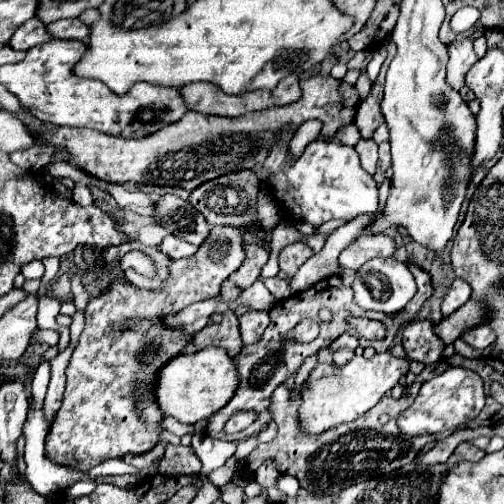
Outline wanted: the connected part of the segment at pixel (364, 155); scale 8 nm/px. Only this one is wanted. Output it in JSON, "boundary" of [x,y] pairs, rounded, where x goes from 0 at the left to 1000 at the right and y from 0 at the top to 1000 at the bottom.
{"boundary":[[[712,278],[704,298],[712,306],[716,329],[732,345],[744,345],[744,337],[748,337],[748,286],[744,286],[744,278]]]}

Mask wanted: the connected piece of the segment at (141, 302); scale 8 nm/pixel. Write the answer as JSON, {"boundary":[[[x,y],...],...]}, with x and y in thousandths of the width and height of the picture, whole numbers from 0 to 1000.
{"boundary":[[[423,448],[407,484],[383,508],[339,520],[335,548],[312,575],[268,571],[264,563],[248,560],[244,548],[228,548],[208,579],[200,579],[196,587],[173,599],[169,651],[133,722],[133,762],[129,762],[125,798],[105,841],[97,845],[97,861],[89,873],[89,905],[101,917],[137,925],[157,937],[173,937],[177,929],[220,909],[240,913],[252,901],[264,901],[264,905],[288,901],[315,877],[315,861],[323,857],[319,849],[323,821],[315,817],[315,806],[308,802],[308,746],[315,746],[315,730],[323,730],[331,714],[343,714],[347,706],[355,706],[355,698],[363,698],[379,679],[304,687],[304,679],[280,679],[280,675],[288,659],[300,655],[304,647],[331,651],[323,639],[327,627],[351,623],[383,599],[411,595],[435,583],[438,560],[458,540],[466,540],[486,512],[478,460],[482,460],[478,452]]]}

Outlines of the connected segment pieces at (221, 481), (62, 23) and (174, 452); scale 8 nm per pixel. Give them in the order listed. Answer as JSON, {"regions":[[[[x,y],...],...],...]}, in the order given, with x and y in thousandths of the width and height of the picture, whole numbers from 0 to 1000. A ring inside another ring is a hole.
{"regions":[[[[442,925],[442,929],[435,929],[435,933],[423,933],[423,937],[411,940],[411,952],[415,952],[419,960],[427,960],[431,968],[454,960],[458,948],[462,948],[462,933],[450,929],[450,925]]],[[[157,36],[109,40],[89,56],[93,63],[101,63],[105,75],[121,75],[121,79],[169,79],[177,67],[177,52],[169,52]]],[[[327,885],[327,909],[319,921],[319,940],[339,940],[339,944],[359,944],[359,940],[391,940],[399,933],[399,917],[387,905],[383,889],[367,885]]]]}

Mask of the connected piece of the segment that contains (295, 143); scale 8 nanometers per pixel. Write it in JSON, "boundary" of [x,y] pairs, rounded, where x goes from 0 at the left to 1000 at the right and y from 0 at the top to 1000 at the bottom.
{"boundary":[[[613,238],[601,242],[585,270],[577,274],[577,310],[593,310],[593,302],[601,302],[601,294],[609,294],[613,282],[633,274],[633,258],[637,258],[637,242],[633,238]]]}

